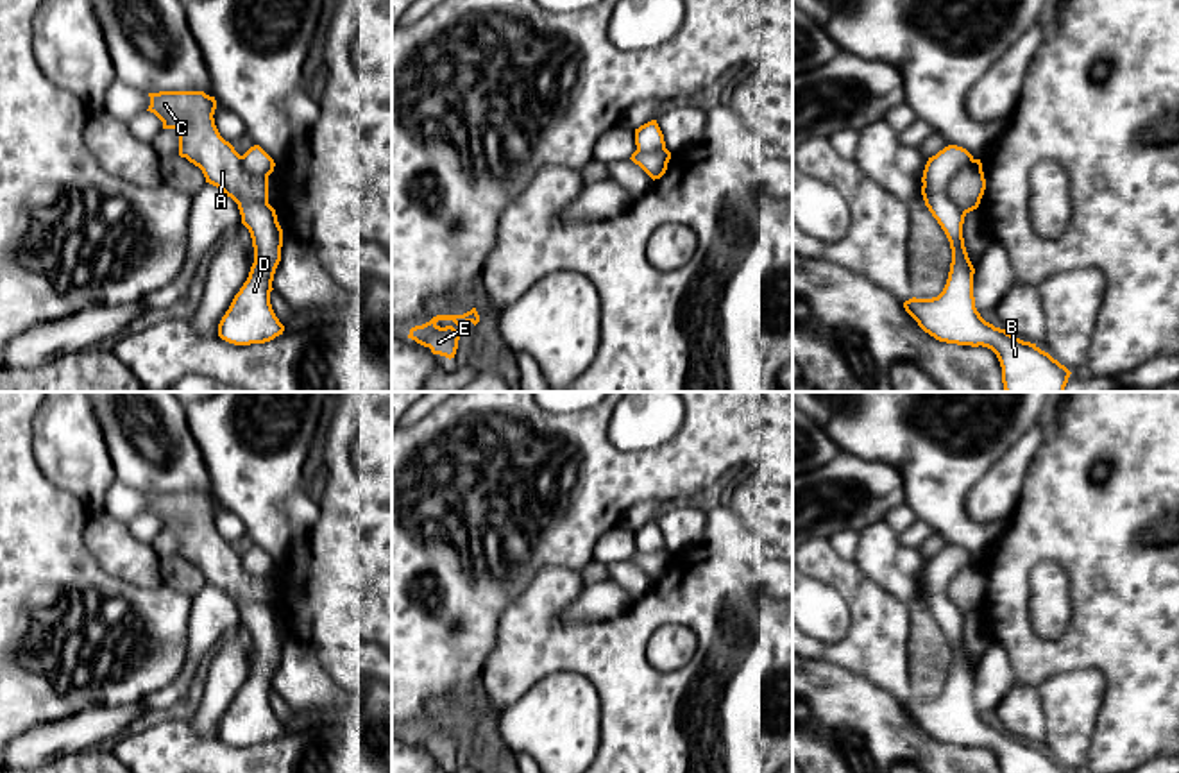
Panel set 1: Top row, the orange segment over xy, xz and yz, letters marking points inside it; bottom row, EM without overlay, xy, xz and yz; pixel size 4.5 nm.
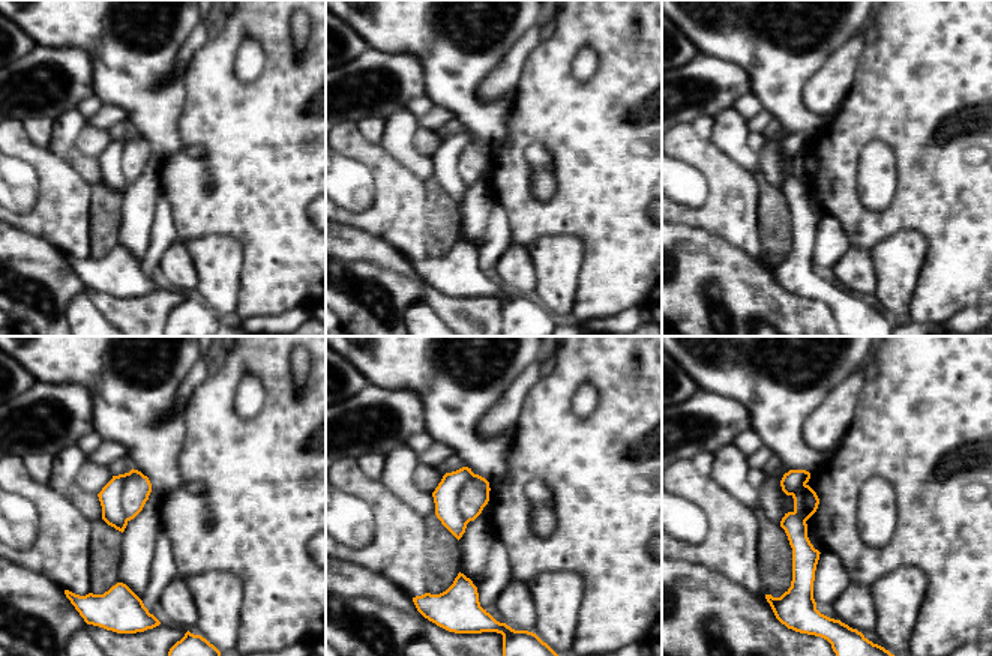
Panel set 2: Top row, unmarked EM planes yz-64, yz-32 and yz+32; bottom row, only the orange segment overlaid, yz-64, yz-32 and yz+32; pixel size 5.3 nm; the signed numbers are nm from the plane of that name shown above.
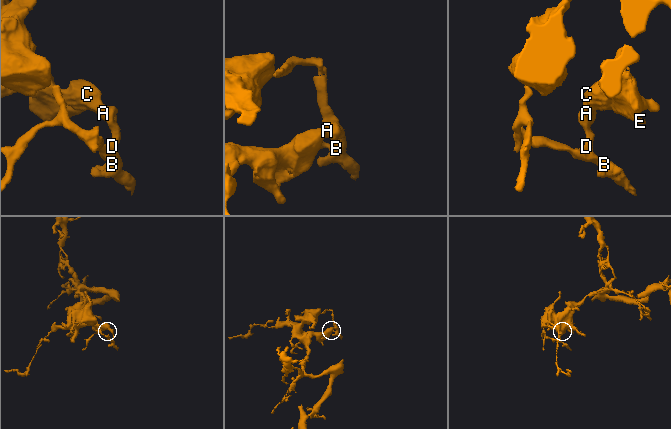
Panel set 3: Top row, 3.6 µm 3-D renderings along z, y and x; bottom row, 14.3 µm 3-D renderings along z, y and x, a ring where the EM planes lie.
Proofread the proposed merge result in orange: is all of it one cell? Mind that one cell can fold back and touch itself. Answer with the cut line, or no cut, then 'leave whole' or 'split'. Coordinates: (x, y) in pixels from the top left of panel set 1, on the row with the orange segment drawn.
cut in yz along (972, 158), (949, 183), (949, 199), (965, 215); split

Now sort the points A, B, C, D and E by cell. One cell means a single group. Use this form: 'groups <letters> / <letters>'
groups A C E / B D

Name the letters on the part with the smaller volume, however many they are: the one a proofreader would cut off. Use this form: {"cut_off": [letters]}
{"cut_off": ["B", "D"]}

